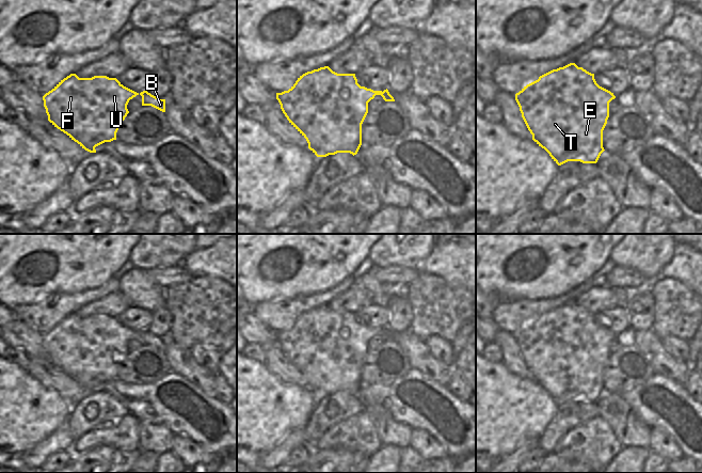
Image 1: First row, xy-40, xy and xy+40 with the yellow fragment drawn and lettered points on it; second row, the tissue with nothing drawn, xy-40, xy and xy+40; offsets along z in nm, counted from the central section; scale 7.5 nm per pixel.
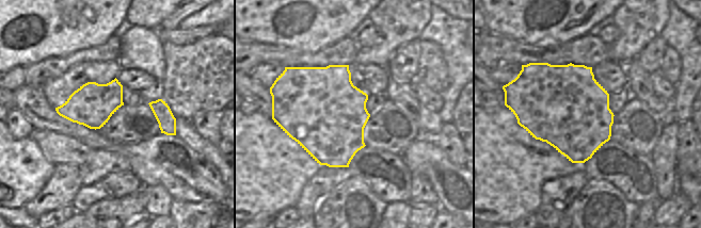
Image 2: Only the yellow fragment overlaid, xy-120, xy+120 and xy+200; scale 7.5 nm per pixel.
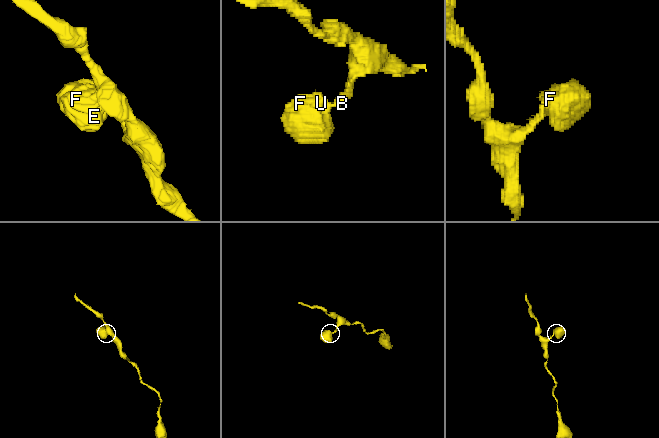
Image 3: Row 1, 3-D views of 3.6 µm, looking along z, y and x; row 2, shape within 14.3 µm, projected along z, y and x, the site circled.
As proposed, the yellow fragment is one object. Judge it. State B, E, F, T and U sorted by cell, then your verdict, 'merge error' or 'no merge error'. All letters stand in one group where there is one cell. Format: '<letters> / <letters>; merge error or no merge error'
B E F T U; no merge error

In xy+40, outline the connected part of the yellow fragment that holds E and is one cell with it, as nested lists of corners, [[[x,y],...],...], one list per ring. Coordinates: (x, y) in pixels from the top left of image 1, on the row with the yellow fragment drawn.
[[[570,63],[553,69],[515,94],[522,117],[532,140],[561,165],[568,161],[596,163],[603,147],[603,130],[609,117],[609,103],[616,96],[600,86],[594,74]]]

